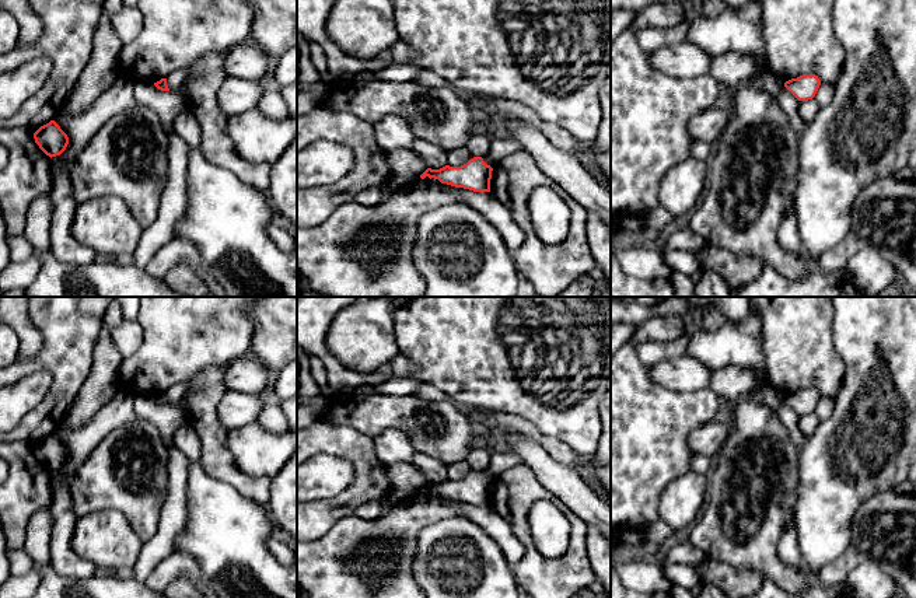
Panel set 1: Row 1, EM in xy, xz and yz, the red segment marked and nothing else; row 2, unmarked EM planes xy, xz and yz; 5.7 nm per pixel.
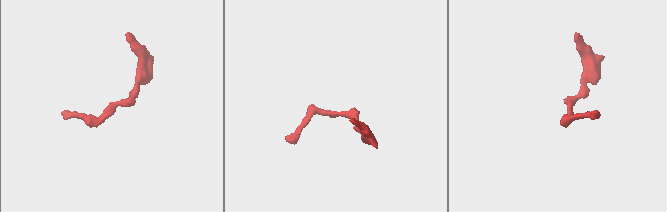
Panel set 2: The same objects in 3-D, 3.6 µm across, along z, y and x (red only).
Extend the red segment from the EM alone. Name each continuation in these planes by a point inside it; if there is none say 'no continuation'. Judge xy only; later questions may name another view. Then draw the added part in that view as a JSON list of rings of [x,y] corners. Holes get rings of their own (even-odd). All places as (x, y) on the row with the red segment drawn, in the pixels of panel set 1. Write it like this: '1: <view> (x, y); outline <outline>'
1: xy (178, 77); outline [[[179,69],[168,74],[167,77],[167,85],[169,91],[178,91],[181,85],[186,81],[186,71],[185,69]]]

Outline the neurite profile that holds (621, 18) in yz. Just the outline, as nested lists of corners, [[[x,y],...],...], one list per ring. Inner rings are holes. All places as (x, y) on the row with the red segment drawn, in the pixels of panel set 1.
[[[616,8],[611,11],[611,43],[622,31],[629,29],[636,15],[637,11],[629,8]]]

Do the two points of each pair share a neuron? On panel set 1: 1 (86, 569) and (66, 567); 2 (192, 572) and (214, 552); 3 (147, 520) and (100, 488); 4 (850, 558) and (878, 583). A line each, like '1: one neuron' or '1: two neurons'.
1: one neuron
2: two neurons
3: one neuron
4: two neurons

